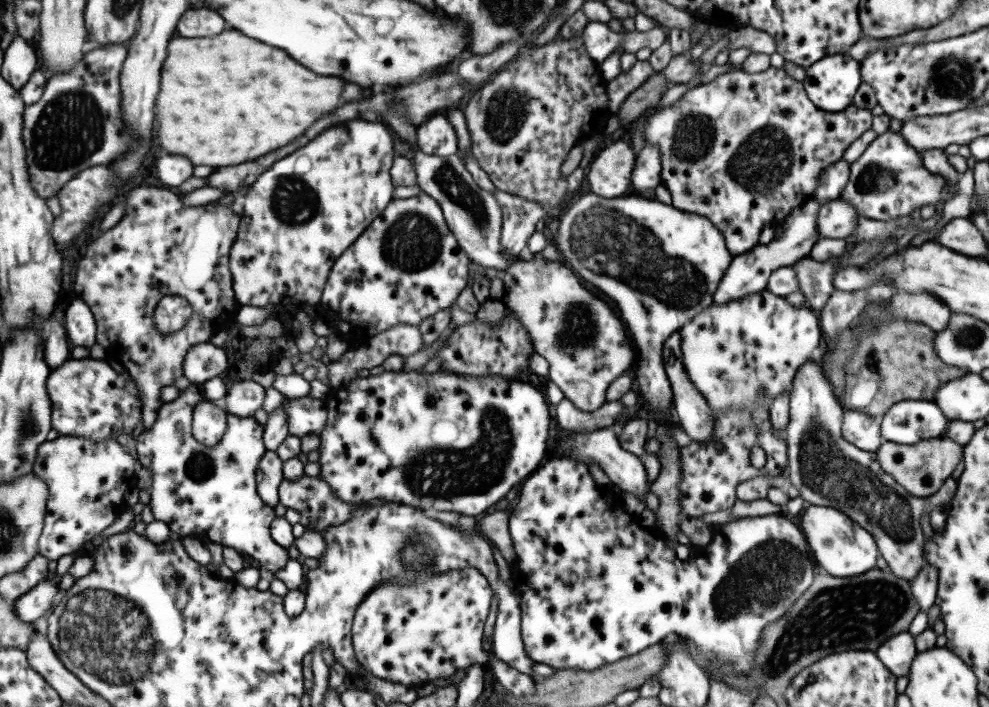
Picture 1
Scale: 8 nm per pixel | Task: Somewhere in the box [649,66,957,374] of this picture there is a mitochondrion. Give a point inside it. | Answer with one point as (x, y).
(876, 176)

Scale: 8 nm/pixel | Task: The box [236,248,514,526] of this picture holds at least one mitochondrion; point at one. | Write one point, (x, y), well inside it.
(437, 472)

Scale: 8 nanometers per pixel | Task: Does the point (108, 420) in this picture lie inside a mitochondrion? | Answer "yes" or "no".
no

